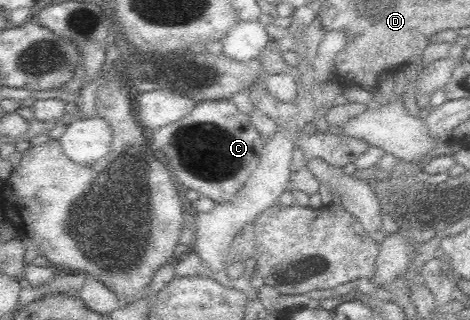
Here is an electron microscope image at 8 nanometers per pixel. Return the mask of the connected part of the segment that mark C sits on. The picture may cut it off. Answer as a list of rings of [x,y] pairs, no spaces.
[[[231,99],[199,102],[180,120],[172,121],[150,134],[150,148],[168,163],[173,170],[174,179],[183,190],[192,189],[200,193],[201,198],[210,199],[223,205],[232,202],[234,197],[248,181],[250,174],[258,167],[261,152],[266,139],[254,125],[248,113],[243,113]]]

